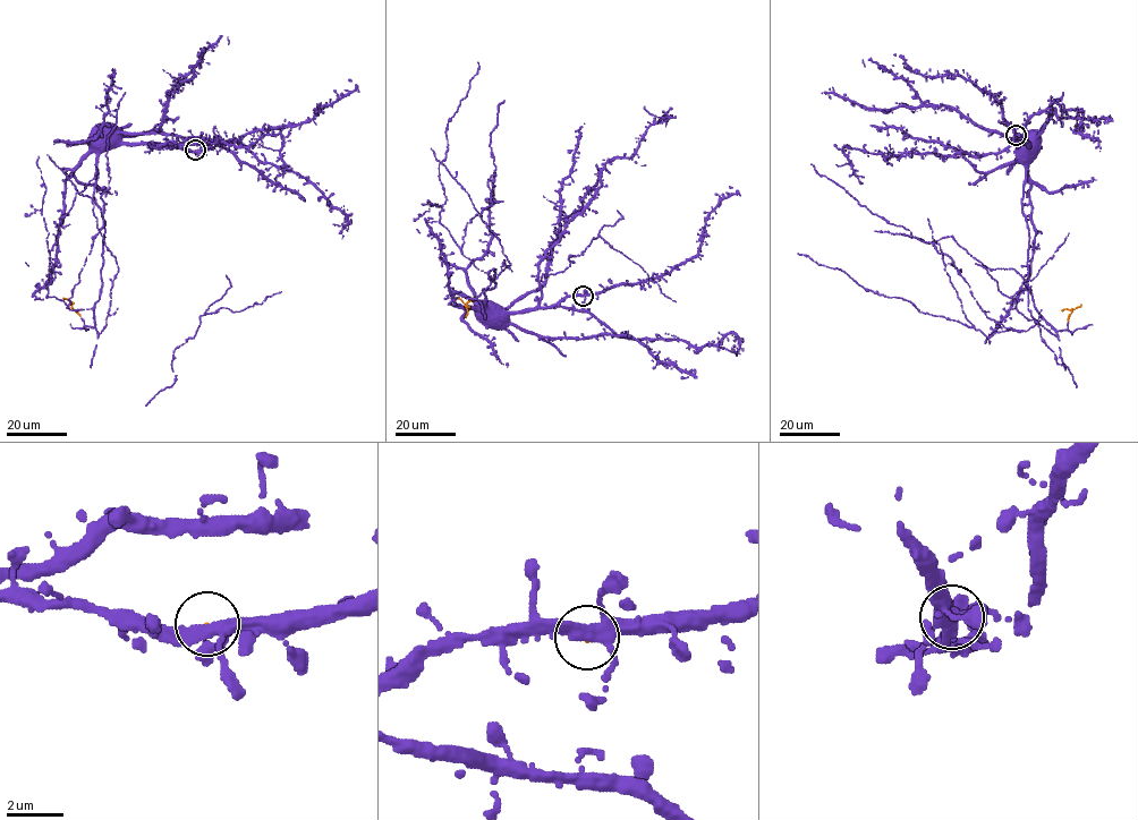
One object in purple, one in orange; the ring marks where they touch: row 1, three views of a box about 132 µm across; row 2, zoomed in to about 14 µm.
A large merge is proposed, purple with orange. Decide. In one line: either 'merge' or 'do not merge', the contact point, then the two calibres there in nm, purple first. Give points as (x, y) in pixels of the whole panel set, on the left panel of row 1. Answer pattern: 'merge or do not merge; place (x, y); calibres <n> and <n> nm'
merge; place (195, 150); calibres 360 and 100 nm

